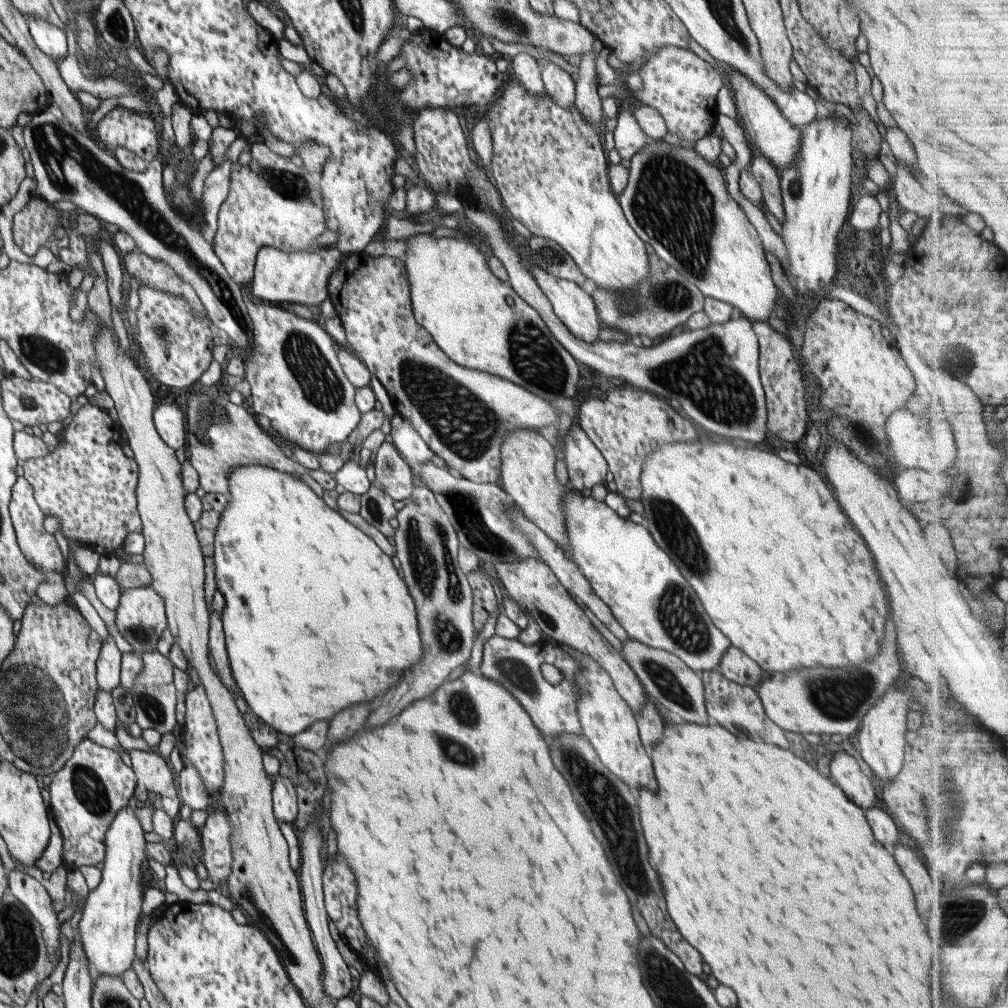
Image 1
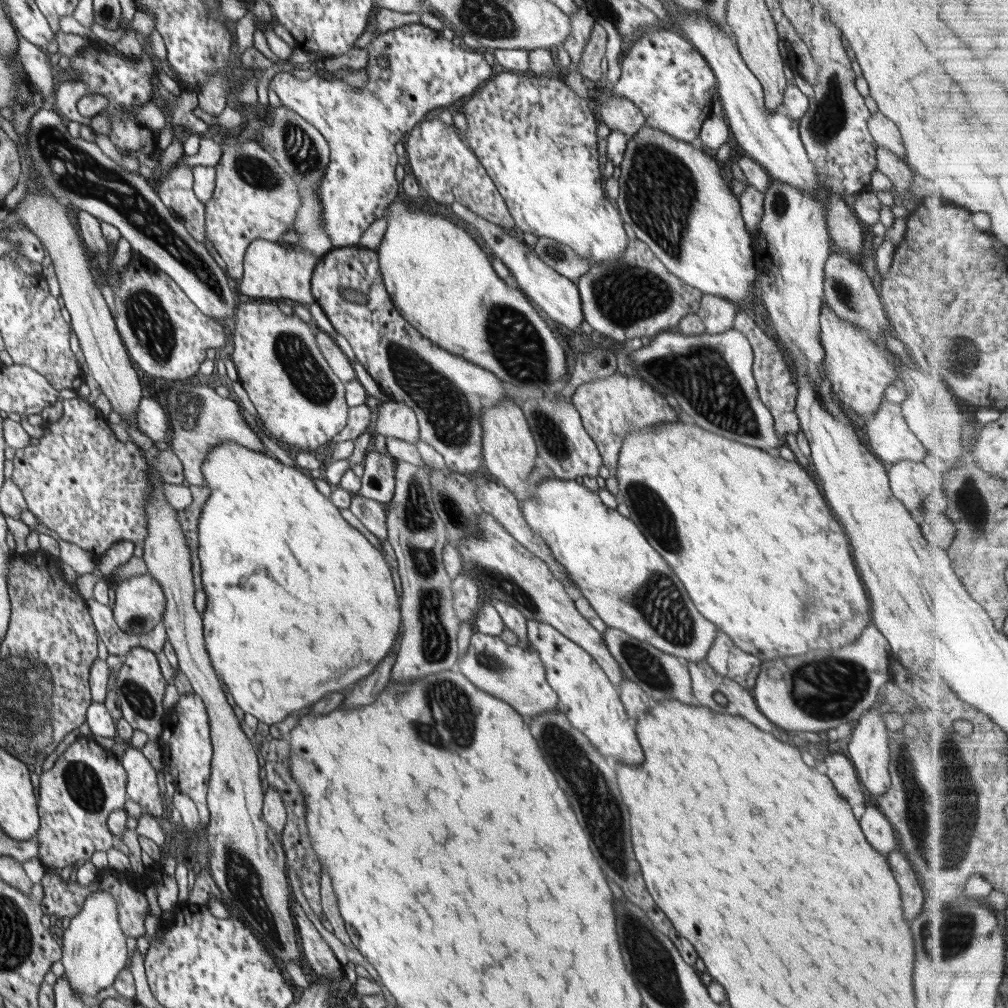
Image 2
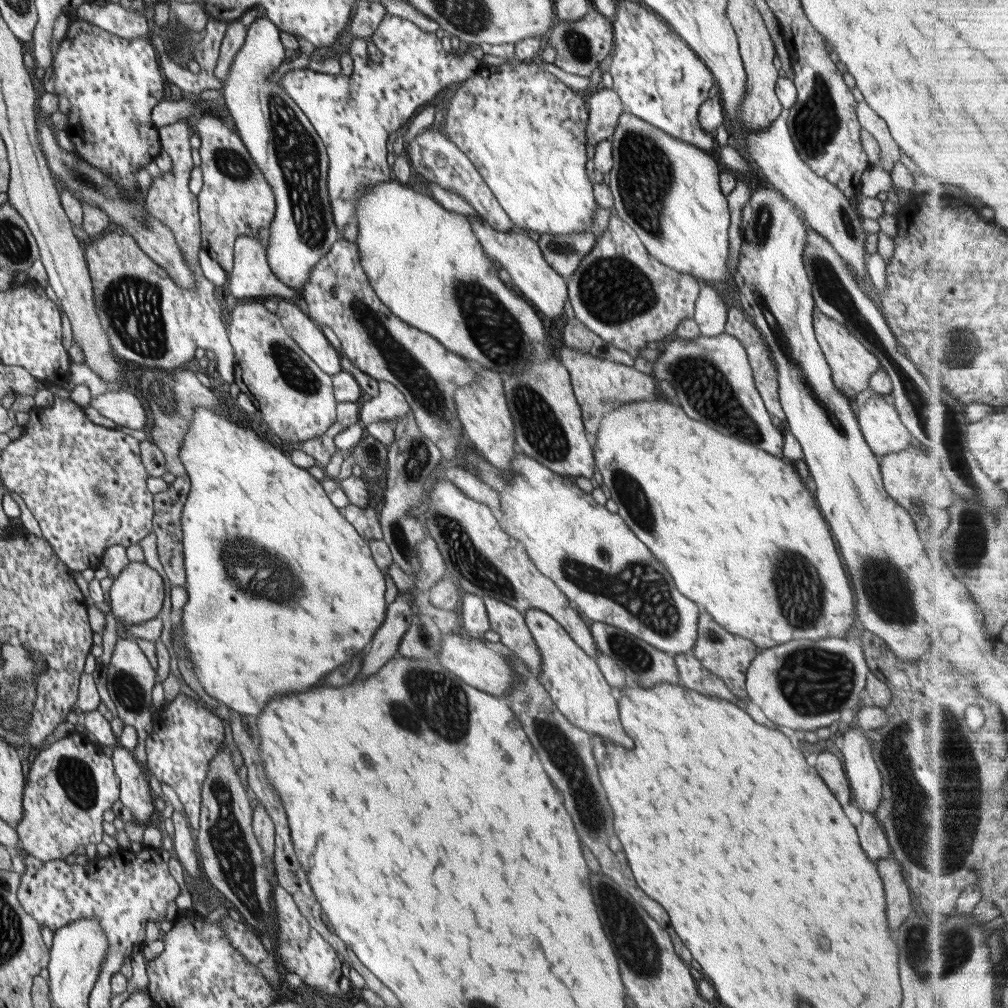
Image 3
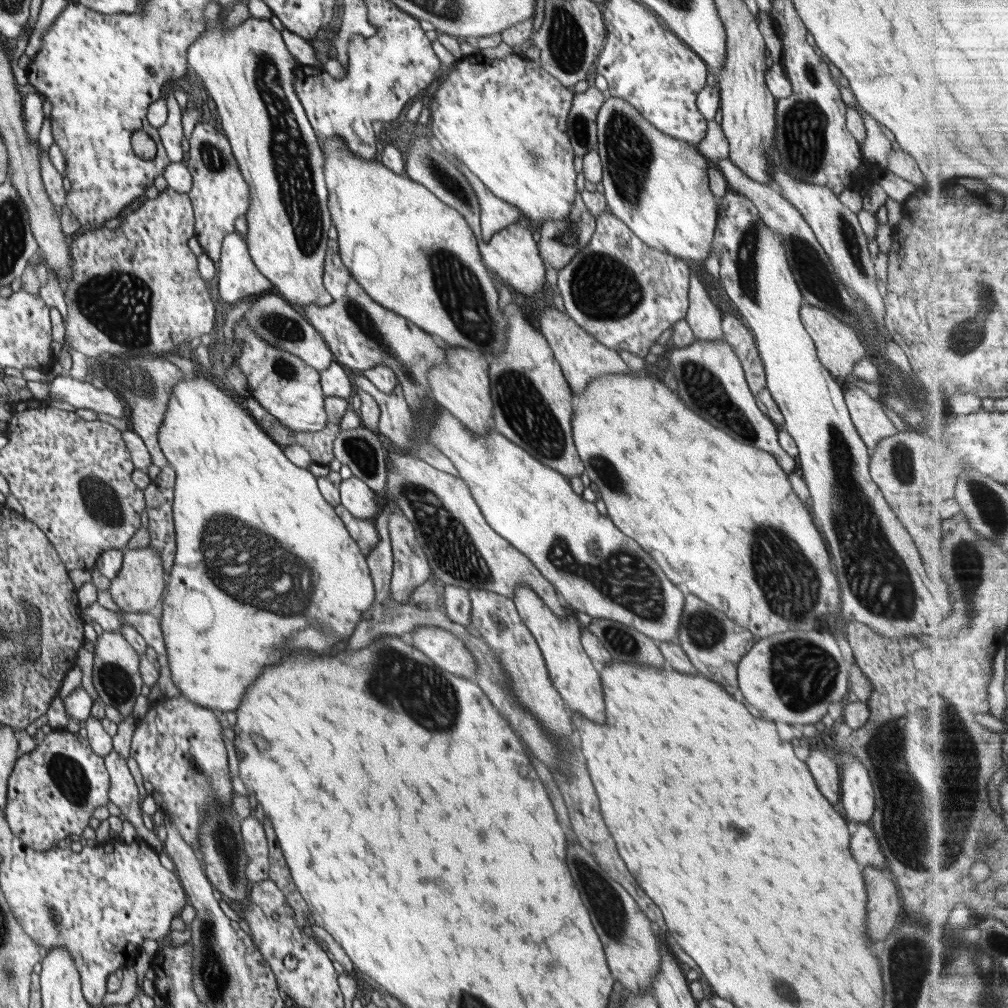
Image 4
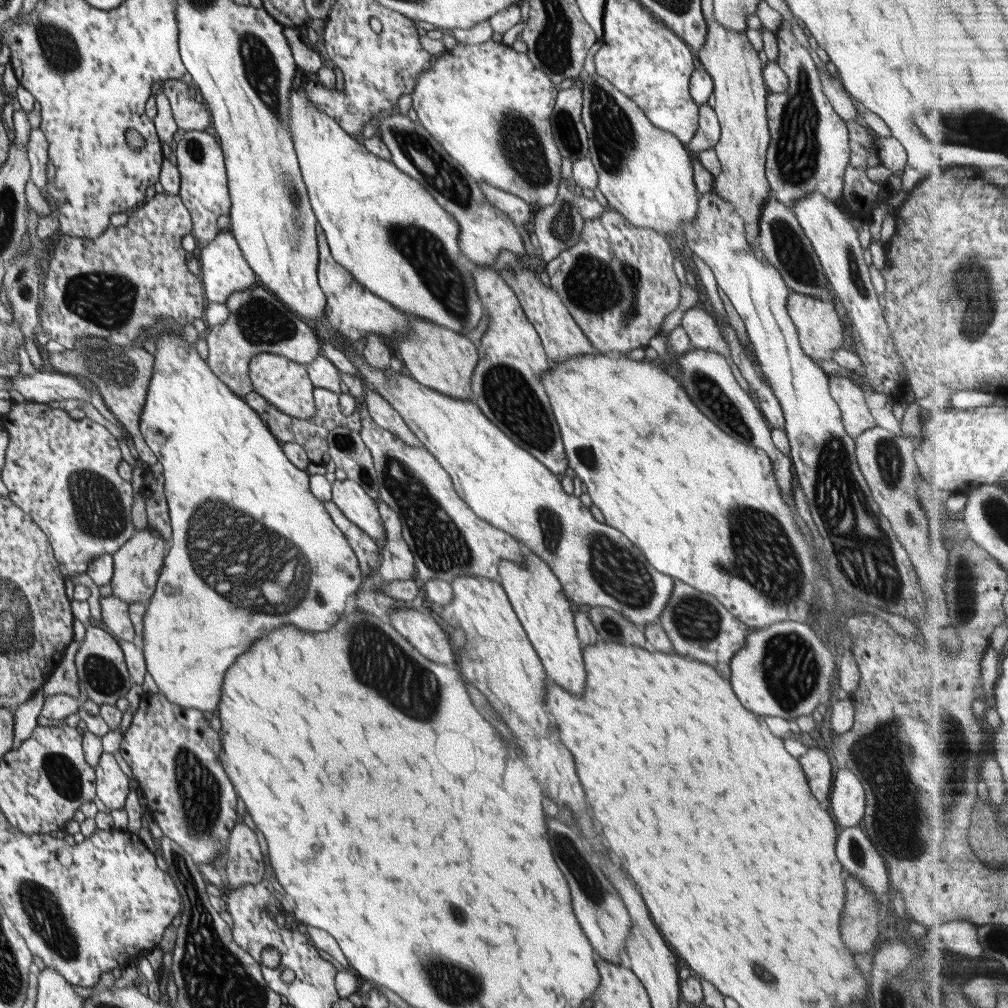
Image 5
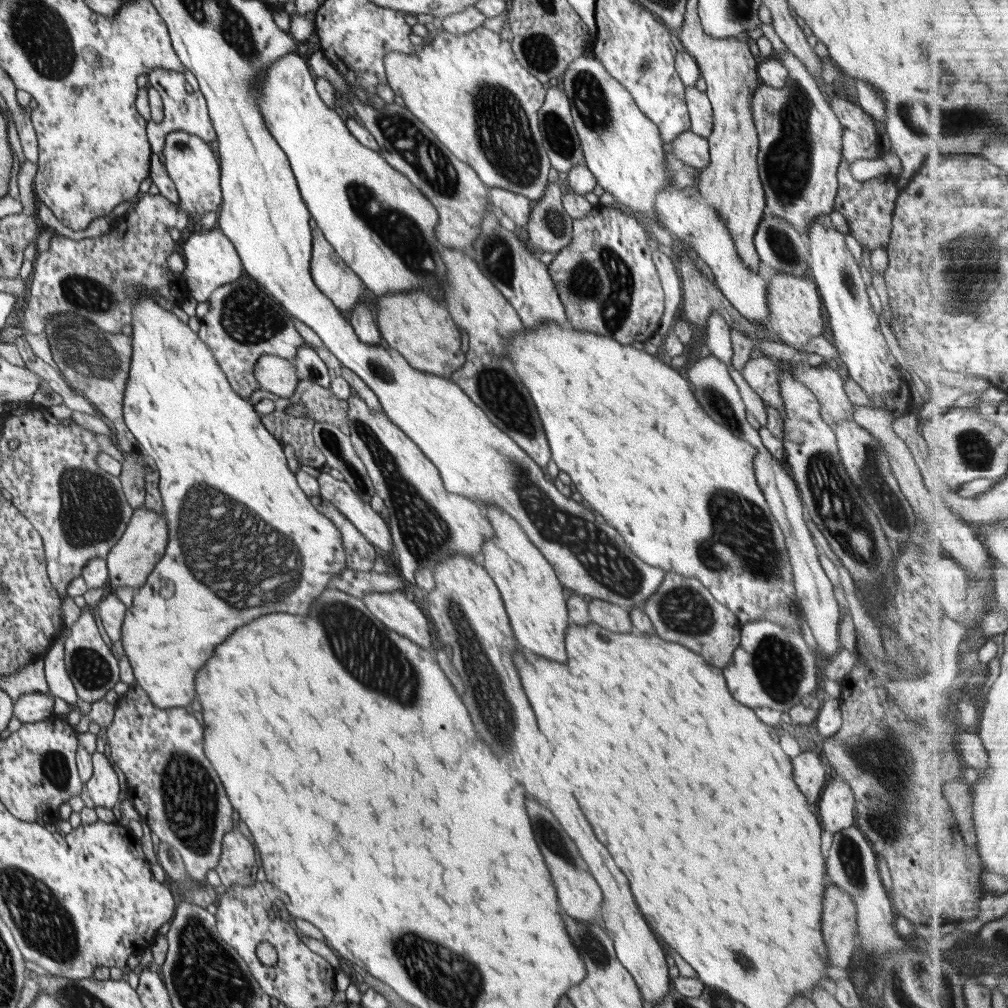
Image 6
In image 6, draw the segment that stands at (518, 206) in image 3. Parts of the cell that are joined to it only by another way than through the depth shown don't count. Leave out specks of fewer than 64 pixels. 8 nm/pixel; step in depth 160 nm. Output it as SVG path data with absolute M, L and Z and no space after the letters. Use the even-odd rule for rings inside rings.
M484 26L466 35L442 30L435 39L427 38L414 54L386 54L384 68L388 86L402 105L425 124L452 155L472 167L483 185L521 194L533 202L543 197L551 162L539 129L538 111L544 104L548 86L520 66L510 42Z

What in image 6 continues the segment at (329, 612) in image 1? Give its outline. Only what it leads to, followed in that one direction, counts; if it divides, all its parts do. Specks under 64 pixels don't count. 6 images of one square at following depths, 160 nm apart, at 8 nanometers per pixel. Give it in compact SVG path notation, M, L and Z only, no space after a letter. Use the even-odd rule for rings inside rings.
M139 294L134 298L131 324L133 353L123 400L124 422L139 442L140 450L159 470L159 492L164 506L163 514L169 529L169 539L164 557L152 569L144 586L136 590L132 606L124 615L121 641L136 677L134 686L143 688L158 708L189 708L197 695L195 687L197 672L208 662L219 644L222 644L236 628L248 624L262 615L288 612L288 614L306 616L310 612L313 602L331 586L333 578L347 568L346 552L344 552L340 529L316 510L310 497L306 496L298 486L296 473L292 472L288 466L283 444L276 440L276 437L272 436L272 433L268 432L268 429L262 424L262 415L257 412L255 406L234 392L227 376L218 366L212 351L200 340L199 334L193 332L188 327L188 323L184 323L172 311L158 305L151 297Z

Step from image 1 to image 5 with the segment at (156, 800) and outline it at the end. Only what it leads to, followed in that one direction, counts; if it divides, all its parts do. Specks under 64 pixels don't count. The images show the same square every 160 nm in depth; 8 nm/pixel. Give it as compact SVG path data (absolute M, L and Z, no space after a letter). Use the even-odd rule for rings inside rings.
M103 752L95 766L97 797L111 810L124 810L129 791L129 778L114 755Z

